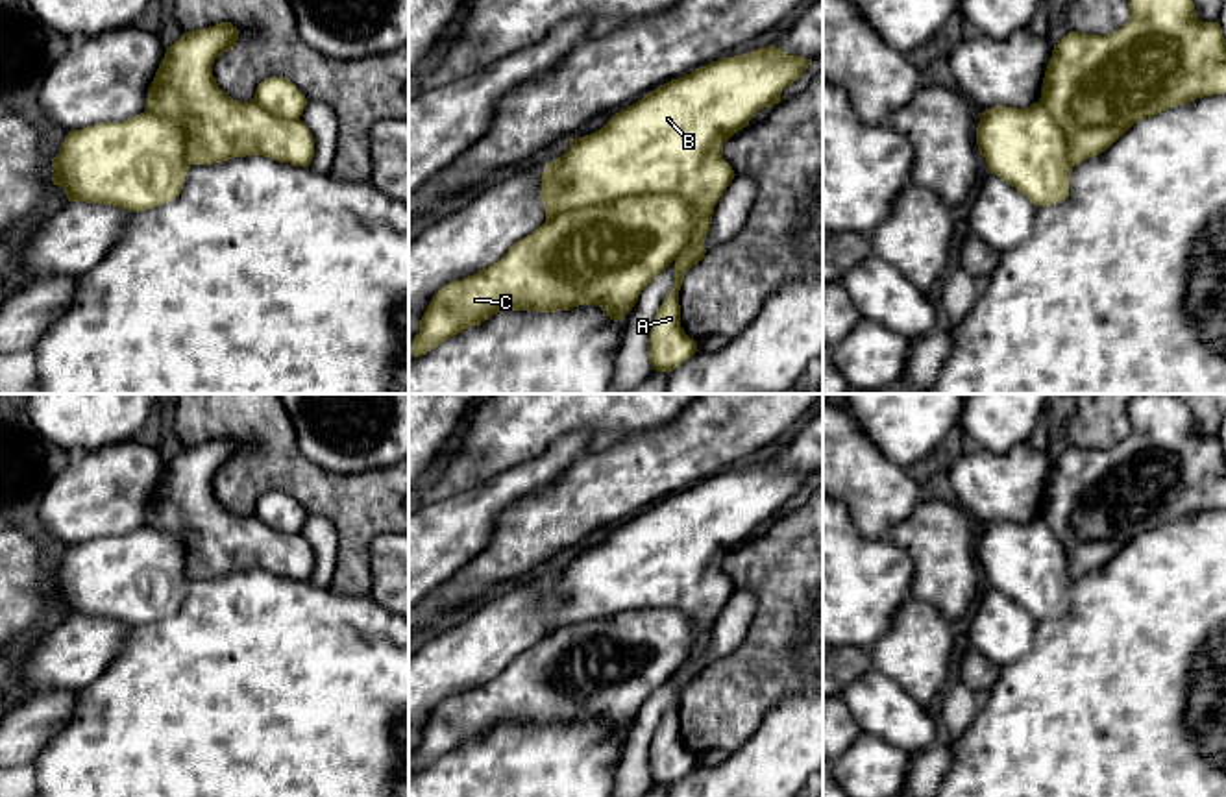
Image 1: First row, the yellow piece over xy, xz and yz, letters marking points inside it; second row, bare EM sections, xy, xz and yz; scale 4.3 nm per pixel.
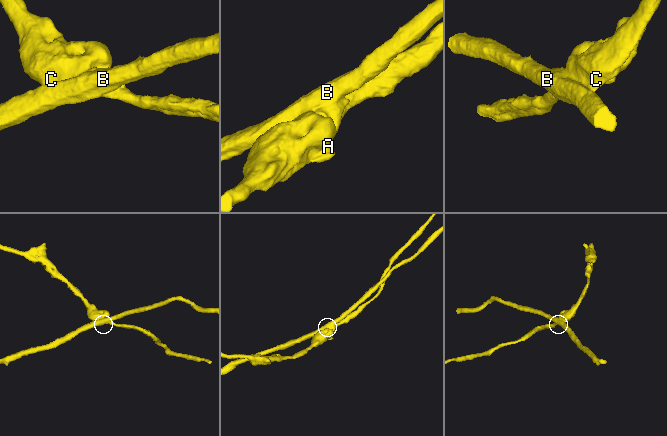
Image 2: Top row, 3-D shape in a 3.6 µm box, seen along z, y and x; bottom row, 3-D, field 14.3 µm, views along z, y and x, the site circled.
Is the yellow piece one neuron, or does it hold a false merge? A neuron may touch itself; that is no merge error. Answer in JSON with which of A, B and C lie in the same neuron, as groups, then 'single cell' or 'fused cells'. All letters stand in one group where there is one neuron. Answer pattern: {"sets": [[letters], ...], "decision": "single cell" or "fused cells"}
{"sets": [["A", "B"], ["C"]], "decision": "fused cells"}

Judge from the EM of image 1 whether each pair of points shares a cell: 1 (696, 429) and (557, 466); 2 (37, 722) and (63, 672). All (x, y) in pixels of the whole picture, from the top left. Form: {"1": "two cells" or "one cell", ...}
{"1": "two cells", "2": "two cells"}

